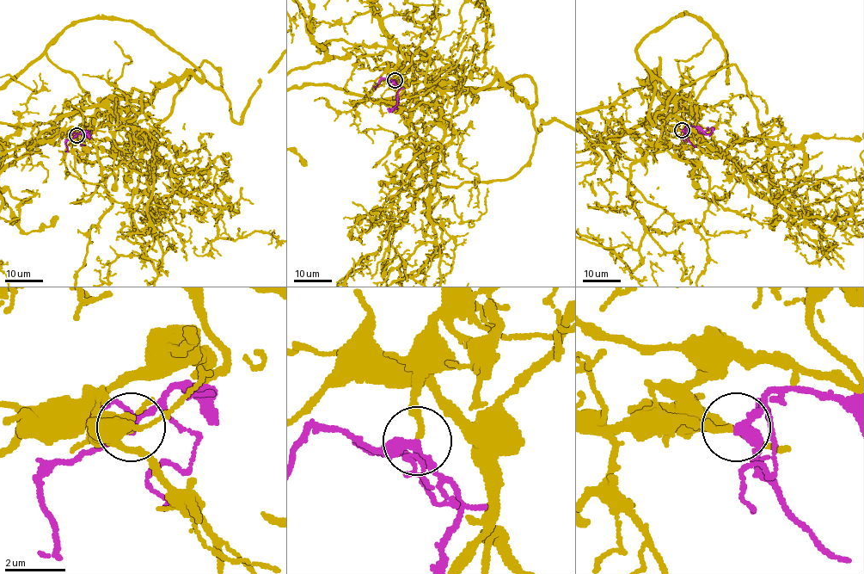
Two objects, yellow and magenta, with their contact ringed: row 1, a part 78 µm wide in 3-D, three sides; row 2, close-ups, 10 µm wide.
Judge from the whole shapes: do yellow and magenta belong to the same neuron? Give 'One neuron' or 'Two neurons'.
One neuron

